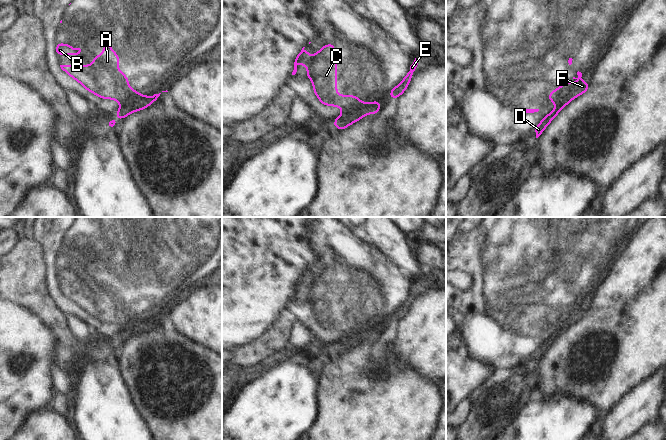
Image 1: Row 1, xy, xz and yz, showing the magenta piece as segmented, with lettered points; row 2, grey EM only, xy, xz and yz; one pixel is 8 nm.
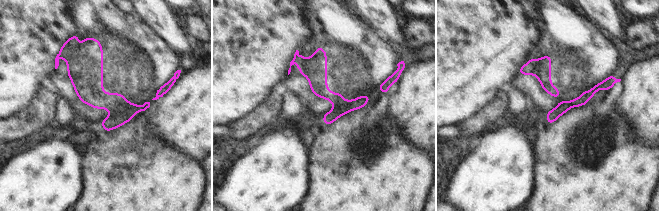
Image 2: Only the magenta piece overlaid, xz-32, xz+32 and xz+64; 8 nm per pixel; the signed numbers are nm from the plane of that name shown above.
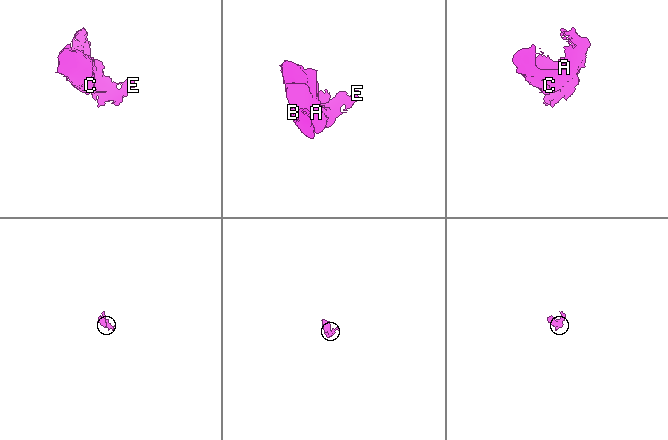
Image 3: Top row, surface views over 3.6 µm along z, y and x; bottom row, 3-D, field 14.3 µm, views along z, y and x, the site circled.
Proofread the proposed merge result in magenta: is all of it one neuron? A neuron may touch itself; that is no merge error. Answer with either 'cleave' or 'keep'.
cleave

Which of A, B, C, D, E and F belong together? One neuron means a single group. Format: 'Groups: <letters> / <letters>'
Groups: A B C F / D E

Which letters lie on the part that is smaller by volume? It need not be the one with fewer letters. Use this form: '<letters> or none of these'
D, E

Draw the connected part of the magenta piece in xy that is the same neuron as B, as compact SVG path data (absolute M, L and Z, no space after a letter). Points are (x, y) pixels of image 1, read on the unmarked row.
M57 266L55 272L56 279L78 279L80 278L80 276L81 276L80 272L73 273L70 268L64 268L60 266Z

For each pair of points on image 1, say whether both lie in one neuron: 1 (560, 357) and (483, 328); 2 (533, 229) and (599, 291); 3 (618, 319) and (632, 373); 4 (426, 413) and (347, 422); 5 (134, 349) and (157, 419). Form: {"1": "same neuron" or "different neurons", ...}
{"1": "different neurons", "2": "different neurons", "3": "same neuron", "4": "same neuron", "5": "same neuron"}

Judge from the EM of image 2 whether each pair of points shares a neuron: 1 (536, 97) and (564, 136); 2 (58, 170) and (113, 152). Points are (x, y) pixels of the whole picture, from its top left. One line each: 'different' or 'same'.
1: different
2: different

